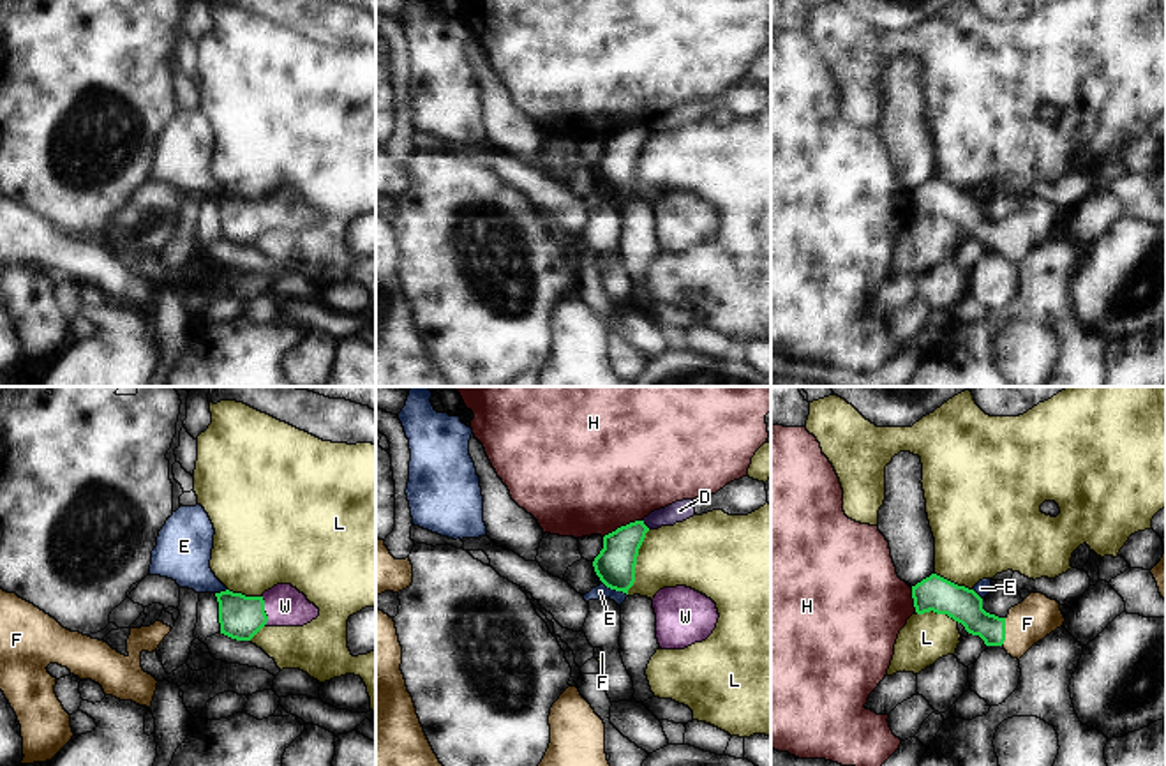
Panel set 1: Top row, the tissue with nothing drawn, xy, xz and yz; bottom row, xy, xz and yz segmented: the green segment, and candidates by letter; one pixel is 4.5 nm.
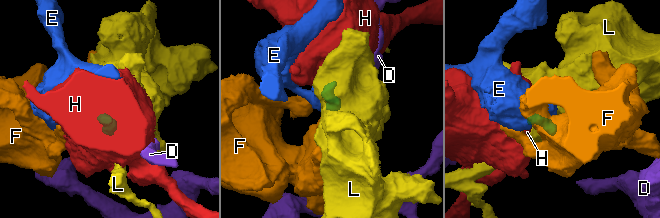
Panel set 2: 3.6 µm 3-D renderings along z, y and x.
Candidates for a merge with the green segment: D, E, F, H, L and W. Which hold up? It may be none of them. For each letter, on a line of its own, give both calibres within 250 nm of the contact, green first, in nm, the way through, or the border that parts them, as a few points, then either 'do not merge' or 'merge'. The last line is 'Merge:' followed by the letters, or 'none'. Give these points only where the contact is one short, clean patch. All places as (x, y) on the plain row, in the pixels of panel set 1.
D: 180 nm thick on the green side, 90 nm on the other; border along xz (642, 124), (650, 133); do not merge
E: 180 nm thick on the green side, 60 nm on the other; border along xz (604, 187), (627, 200); do not merge
F: 160 nm thick on the green side, 200 nm on the other; runs through yz (965, 210), (985, 230), (1004, 237), (1018, 237), (1027, 228); merge
H: 180 nm thick on the green side, 500 nm on the other; border along xz (641, 124), (621, 129), (604, 142); do not merge
L: 180 nm thick on the green side, 300 nm on the other; do not merge
W: 200 nm thick on the green side, 190 nm on the other; runs through xy (240, 221), (263, 216), (284, 210); merge
Merge: F, W

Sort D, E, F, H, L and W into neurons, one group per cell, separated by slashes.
D / E / F W / H / L

